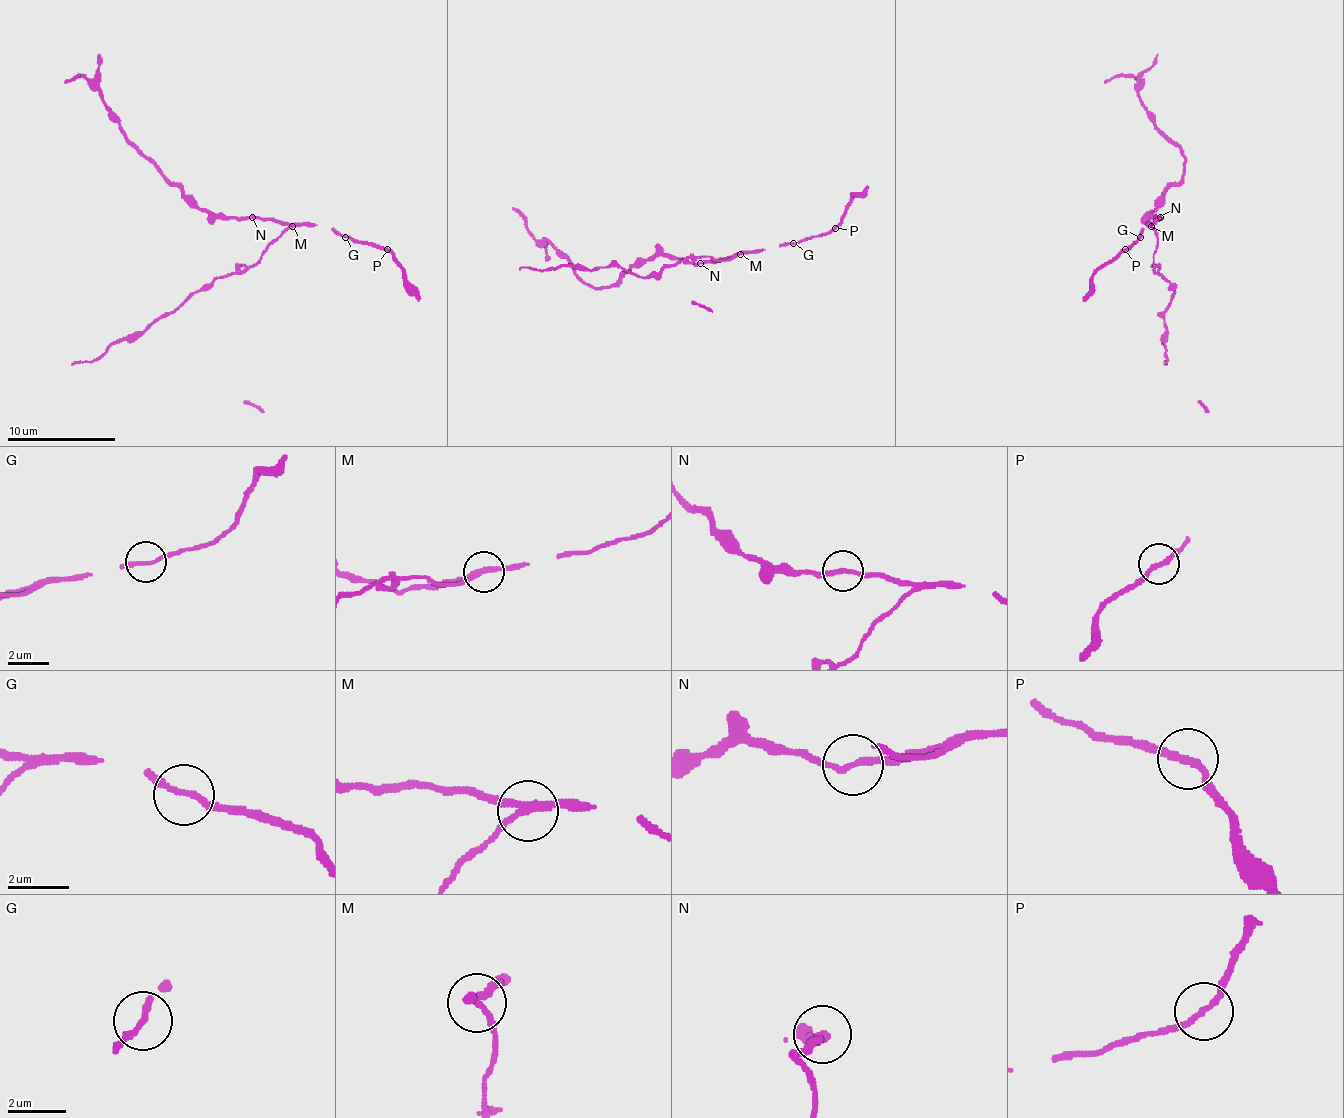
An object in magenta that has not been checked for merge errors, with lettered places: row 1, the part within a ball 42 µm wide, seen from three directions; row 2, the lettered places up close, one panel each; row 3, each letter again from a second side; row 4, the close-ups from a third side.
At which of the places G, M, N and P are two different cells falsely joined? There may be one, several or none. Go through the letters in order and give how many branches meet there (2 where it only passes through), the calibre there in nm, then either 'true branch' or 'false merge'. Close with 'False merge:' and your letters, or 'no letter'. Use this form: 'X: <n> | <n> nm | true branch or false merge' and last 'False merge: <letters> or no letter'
G: 2 | 180 nm | true branch
M: 3 | 200 nm | false merge
N: 2 | 200 nm | false merge
P: 2 | 200 nm | true branch
False merge: M, N

